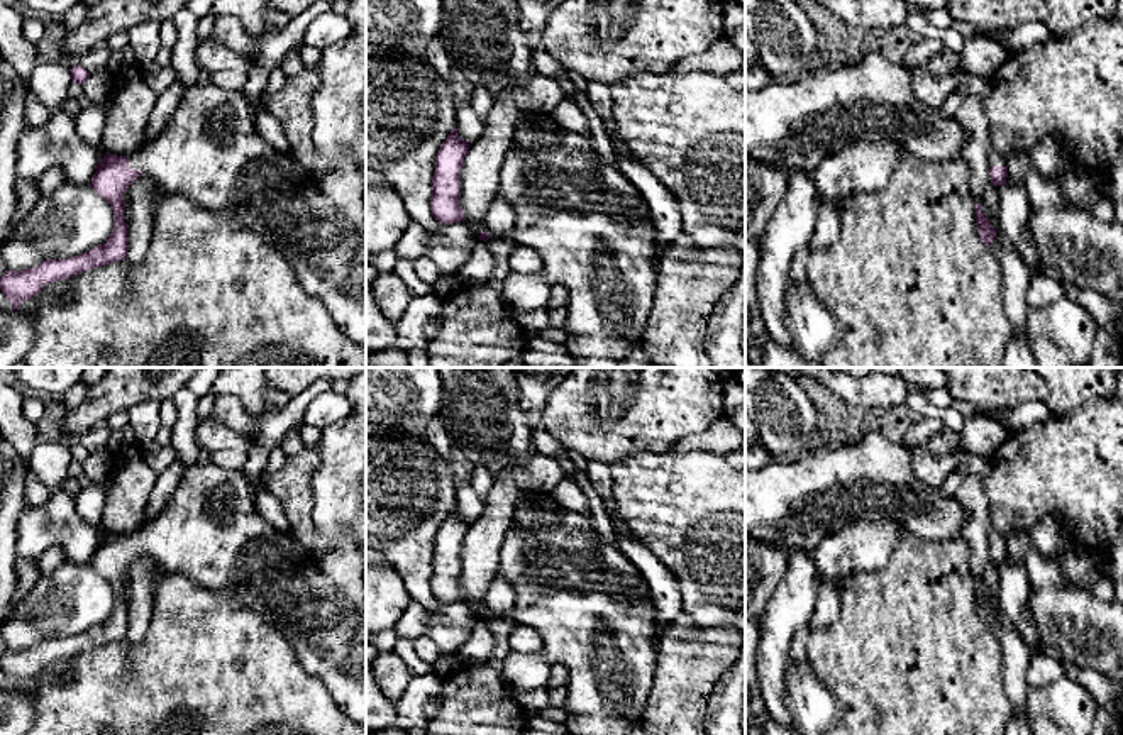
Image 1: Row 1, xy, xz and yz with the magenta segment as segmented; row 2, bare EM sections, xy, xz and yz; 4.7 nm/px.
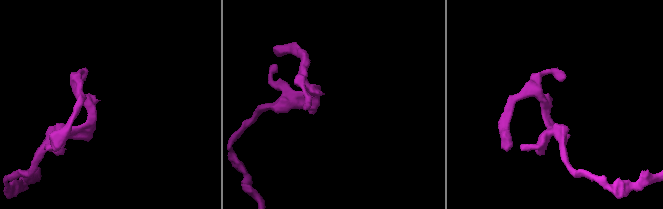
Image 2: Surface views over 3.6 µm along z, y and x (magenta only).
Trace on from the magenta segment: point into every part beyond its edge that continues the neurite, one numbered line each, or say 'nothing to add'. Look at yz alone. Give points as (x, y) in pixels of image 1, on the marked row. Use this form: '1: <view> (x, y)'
1: yz (995, 158)

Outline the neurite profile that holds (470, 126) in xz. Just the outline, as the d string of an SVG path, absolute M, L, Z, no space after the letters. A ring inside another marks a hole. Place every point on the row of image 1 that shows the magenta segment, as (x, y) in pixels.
M462 105L456 108L457 135L467 144L473 144L484 132L484 127L486 122L471 105Z

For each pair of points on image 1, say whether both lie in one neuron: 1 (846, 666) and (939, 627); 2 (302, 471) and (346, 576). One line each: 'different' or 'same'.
1: same
2: same

